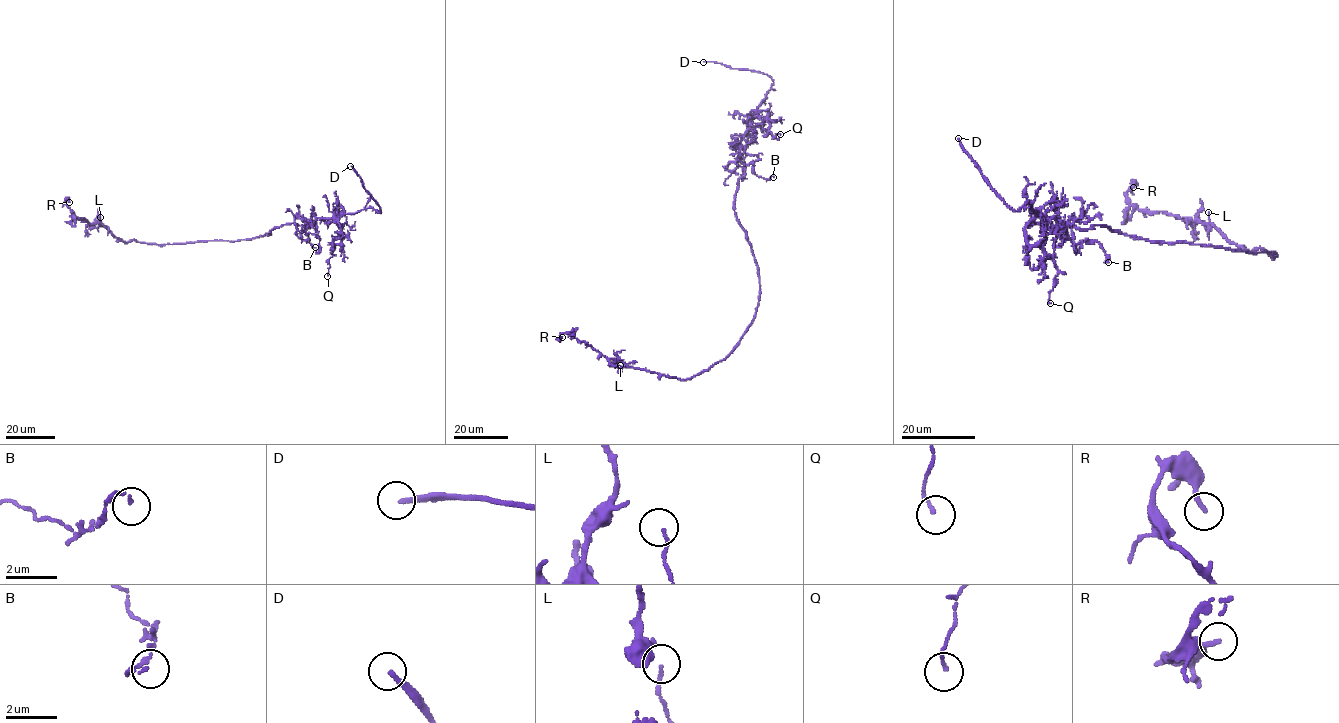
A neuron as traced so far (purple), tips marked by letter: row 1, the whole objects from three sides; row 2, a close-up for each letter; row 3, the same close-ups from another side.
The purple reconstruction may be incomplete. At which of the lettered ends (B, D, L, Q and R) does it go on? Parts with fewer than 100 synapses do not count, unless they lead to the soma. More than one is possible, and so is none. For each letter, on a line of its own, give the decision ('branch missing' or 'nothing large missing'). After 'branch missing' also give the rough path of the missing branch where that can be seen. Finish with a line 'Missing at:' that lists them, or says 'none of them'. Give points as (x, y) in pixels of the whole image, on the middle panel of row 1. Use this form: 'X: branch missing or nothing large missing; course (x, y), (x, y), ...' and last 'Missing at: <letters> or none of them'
B: nothing large missing
D: branch missing
L: nothing large missing
Q: nothing large missing
R: nothing large missing
Missing at: D

